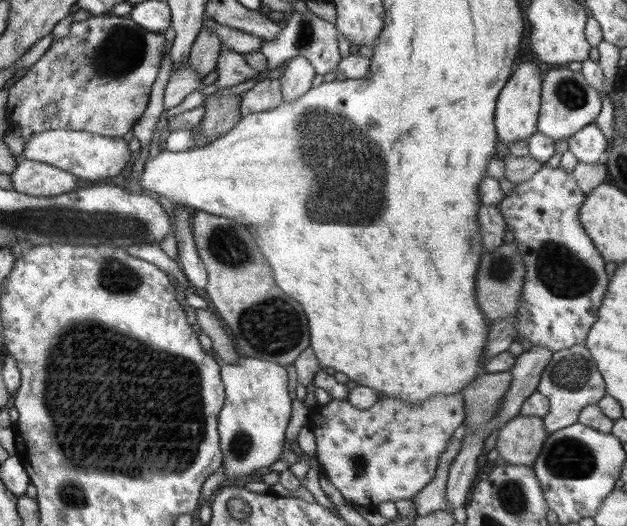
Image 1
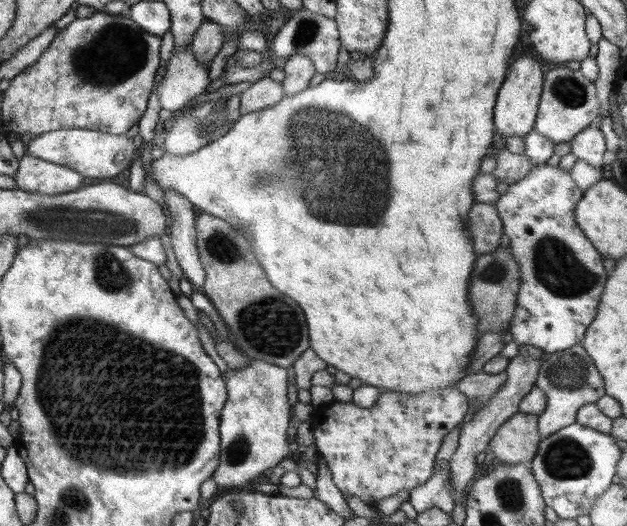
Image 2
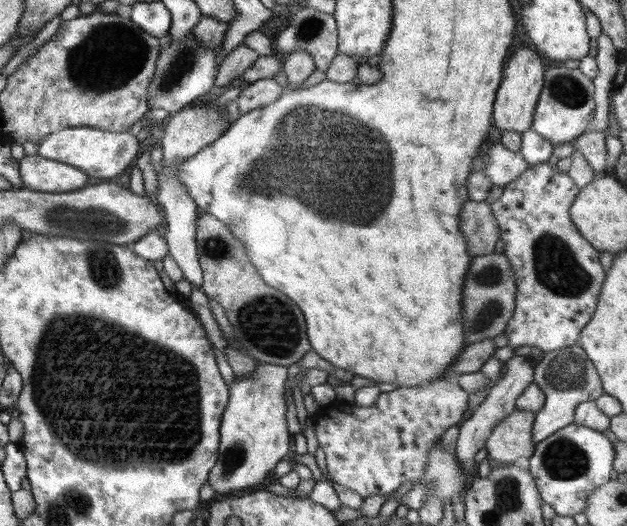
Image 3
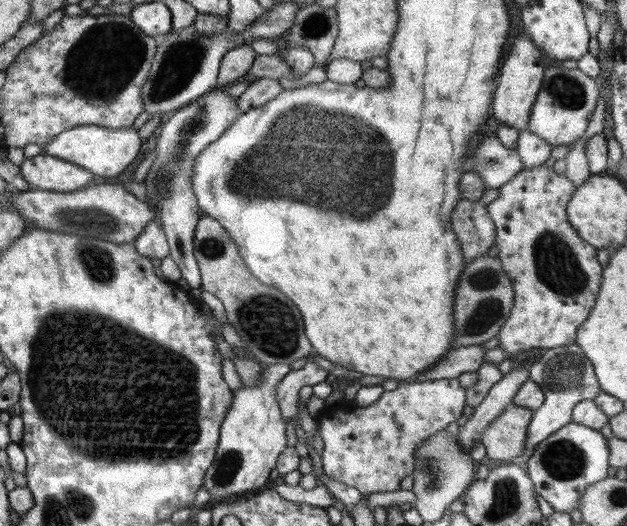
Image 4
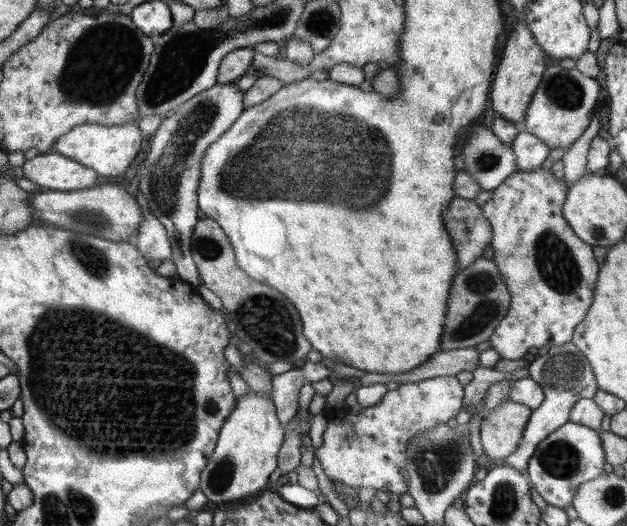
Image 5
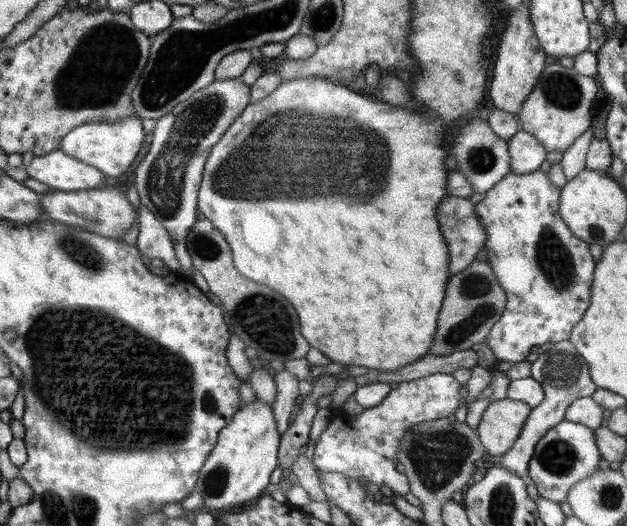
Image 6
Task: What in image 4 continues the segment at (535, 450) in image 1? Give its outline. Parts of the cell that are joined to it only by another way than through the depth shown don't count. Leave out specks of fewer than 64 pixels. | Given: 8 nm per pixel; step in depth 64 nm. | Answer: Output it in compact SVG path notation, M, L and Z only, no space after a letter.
M510 403L492 423L486 425L481 443L492 460L511 461L525 452L526 433L533 411Z

